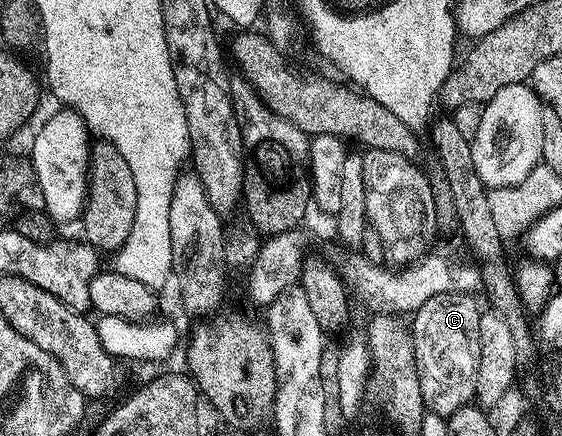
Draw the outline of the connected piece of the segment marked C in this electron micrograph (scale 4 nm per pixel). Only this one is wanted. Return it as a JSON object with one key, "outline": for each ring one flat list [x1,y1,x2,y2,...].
{"outline":[[461,291,435,294,435,298,427,298,411,316,415,366,423,402,428,411,446,418,474,403,479,378,479,318,483,308,477,305,475,297]]}

